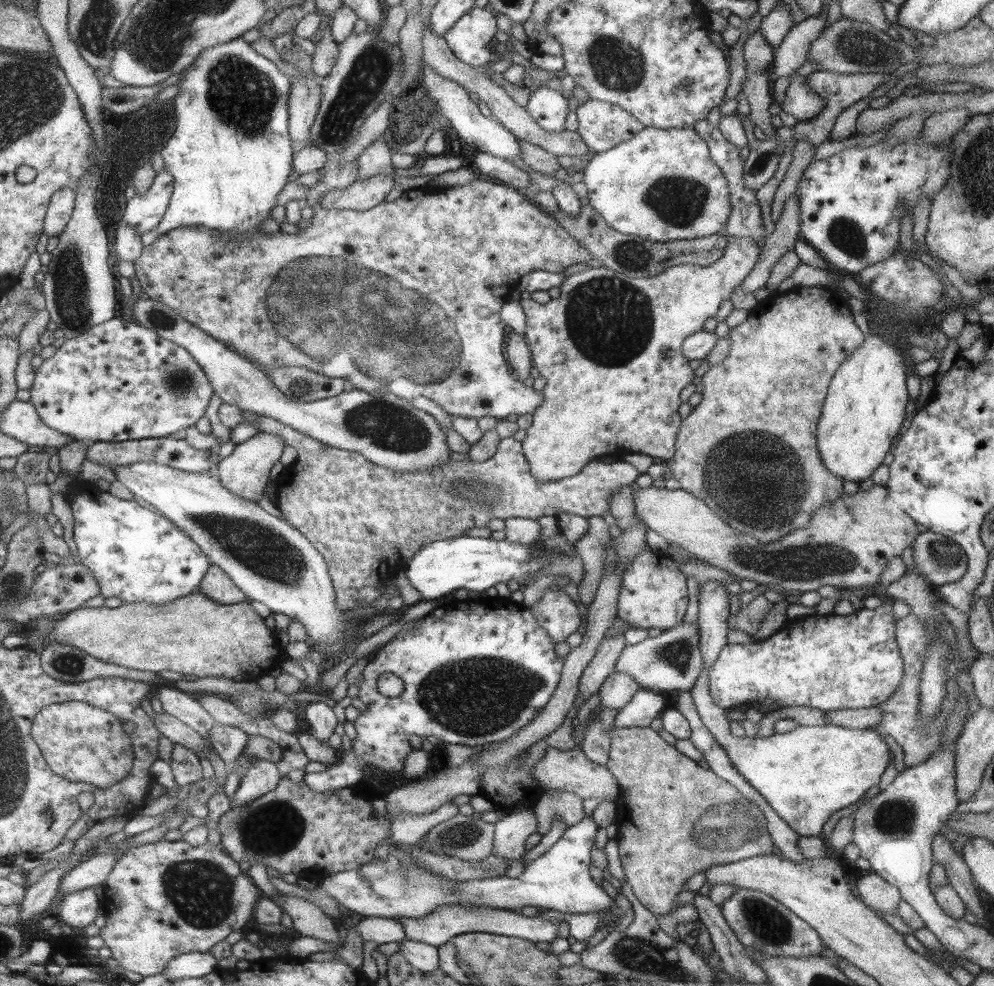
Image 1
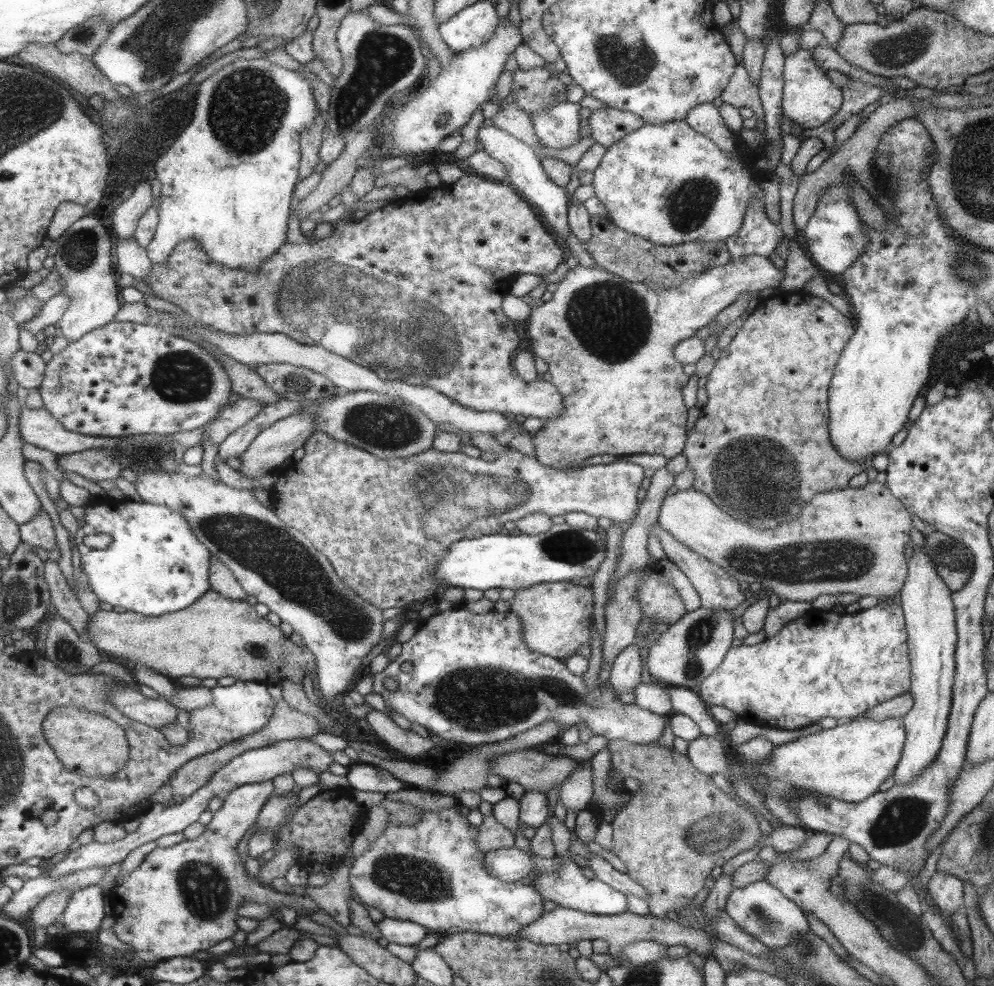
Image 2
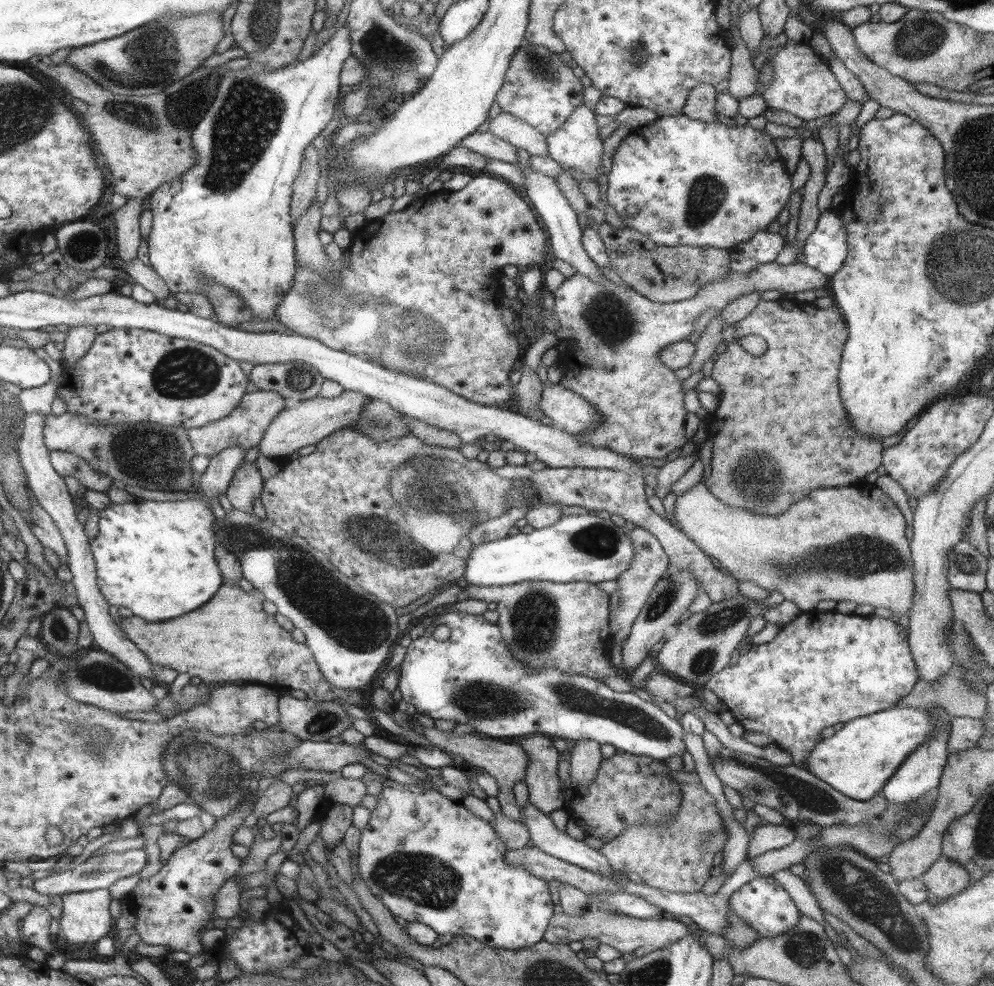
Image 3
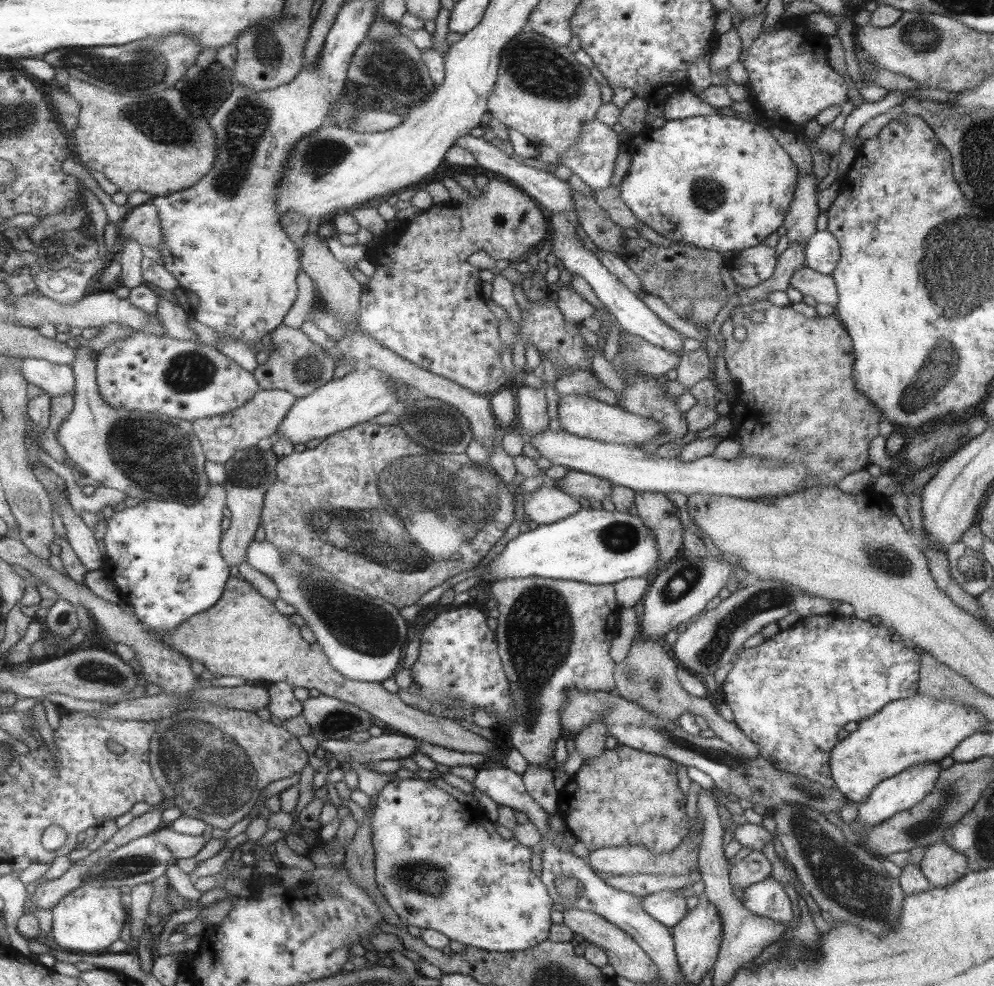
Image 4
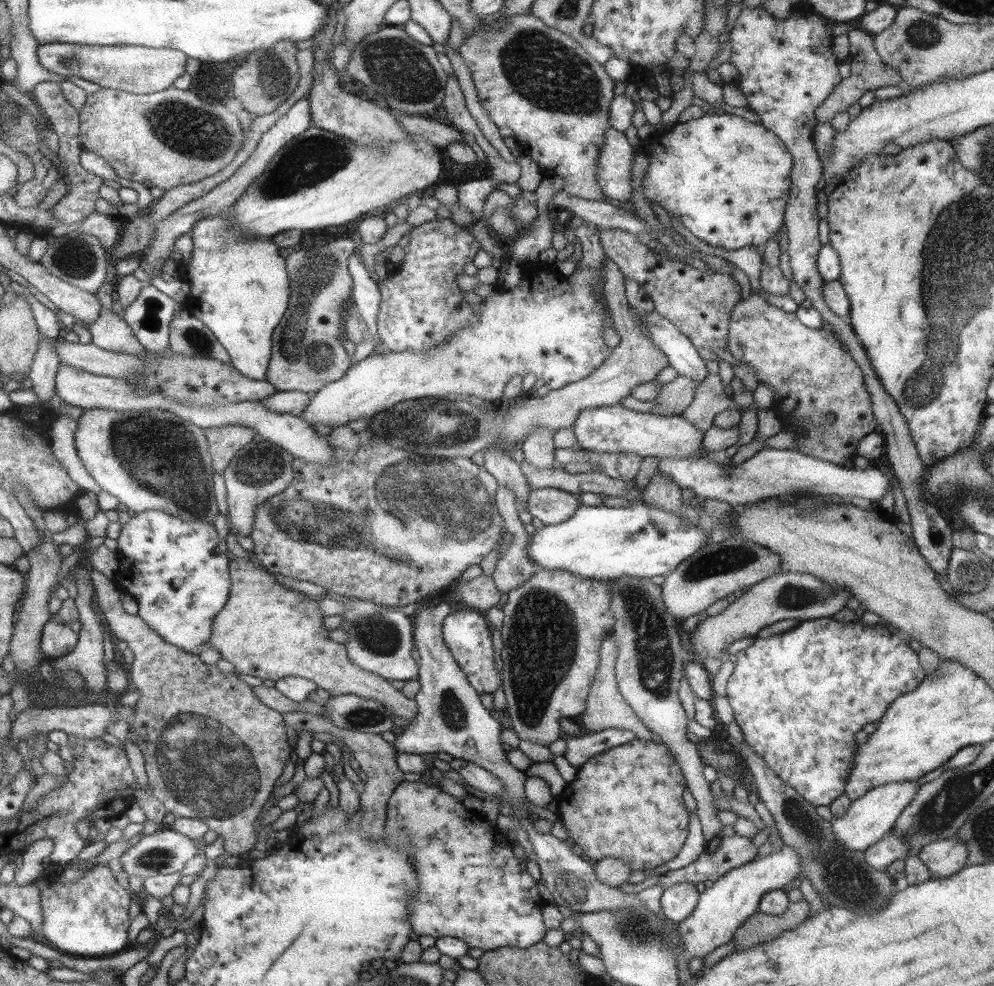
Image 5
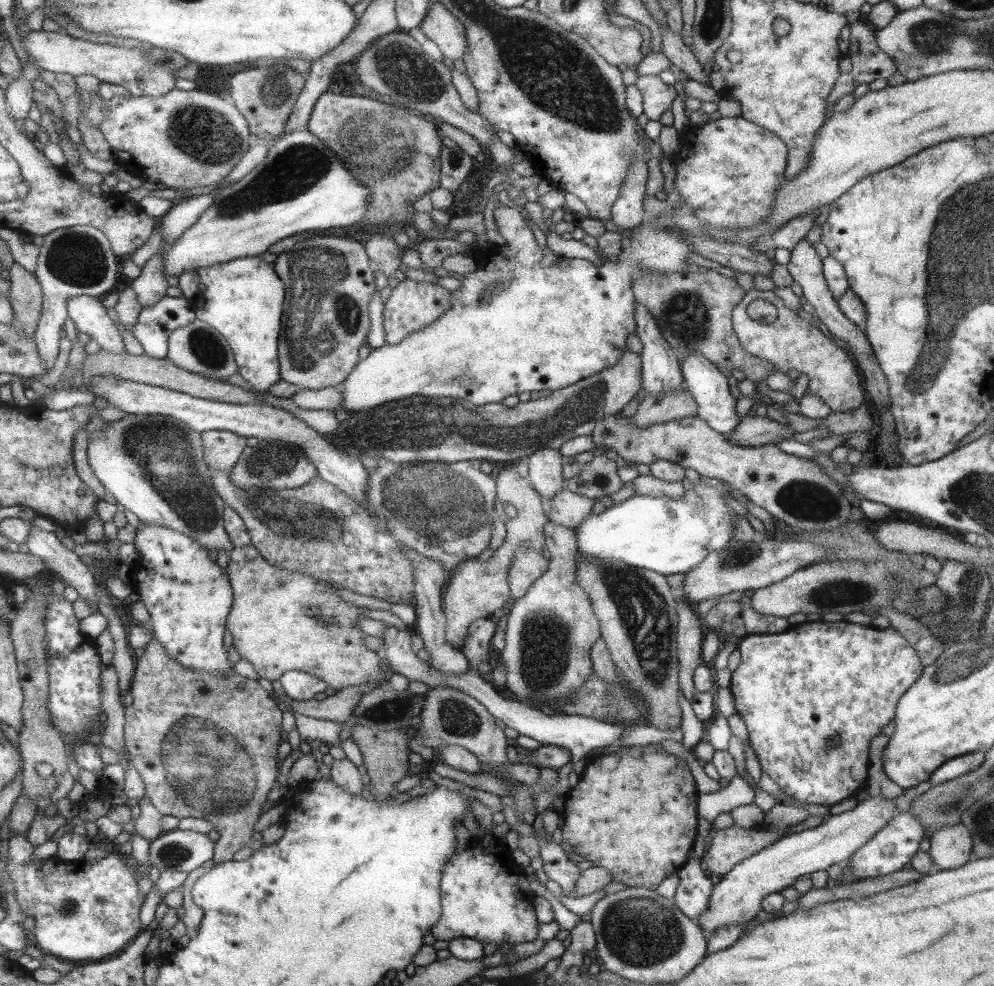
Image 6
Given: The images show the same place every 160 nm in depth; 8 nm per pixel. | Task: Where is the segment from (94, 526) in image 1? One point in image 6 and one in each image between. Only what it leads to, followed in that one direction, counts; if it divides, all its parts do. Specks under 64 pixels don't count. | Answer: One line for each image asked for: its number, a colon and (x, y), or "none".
2: (154, 565)
3: (156, 557)
4: (163, 556)
5: (176, 570)
6: (187, 596)

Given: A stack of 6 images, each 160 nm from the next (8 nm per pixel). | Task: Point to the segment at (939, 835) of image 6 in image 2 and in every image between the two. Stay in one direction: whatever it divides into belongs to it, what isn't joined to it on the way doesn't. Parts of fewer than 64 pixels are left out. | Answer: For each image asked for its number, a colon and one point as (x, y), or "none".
2: (946, 891)
3: (945, 878)
4: (941, 865)
5: (945, 857)

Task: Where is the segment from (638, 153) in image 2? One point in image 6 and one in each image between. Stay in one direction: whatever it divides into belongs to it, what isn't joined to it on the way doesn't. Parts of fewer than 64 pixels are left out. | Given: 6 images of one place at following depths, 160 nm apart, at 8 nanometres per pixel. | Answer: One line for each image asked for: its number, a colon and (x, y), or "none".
3: (679, 181)
4: (722, 183)
5: (725, 179)
6: (727, 170)

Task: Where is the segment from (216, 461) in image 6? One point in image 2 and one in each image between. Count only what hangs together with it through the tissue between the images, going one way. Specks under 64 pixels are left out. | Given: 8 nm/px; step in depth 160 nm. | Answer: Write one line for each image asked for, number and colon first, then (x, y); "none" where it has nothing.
2: (232, 416)
3: (243, 426)
4: (220, 436)
5: (223, 441)

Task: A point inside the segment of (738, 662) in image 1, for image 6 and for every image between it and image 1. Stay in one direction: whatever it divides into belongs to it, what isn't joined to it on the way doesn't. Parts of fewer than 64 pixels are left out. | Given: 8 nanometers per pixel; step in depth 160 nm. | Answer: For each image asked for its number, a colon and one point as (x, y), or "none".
2: (824, 664)
3: (787, 688)
4: (845, 669)
5: (799, 697)
6: (795, 691)

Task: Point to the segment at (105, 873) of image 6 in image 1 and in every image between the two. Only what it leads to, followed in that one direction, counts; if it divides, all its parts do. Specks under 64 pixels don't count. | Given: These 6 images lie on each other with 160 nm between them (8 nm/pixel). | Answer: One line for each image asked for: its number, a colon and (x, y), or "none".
1: (77, 909)
2: (84, 909)
3: (84, 919)
4: (88, 919)
5: (89, 916)

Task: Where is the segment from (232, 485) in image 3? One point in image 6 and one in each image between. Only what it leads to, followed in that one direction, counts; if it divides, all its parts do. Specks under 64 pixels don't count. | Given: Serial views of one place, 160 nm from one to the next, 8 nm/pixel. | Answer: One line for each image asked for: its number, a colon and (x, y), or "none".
4: (248, 472)
5: (258, 470)
6: (276, 464)

